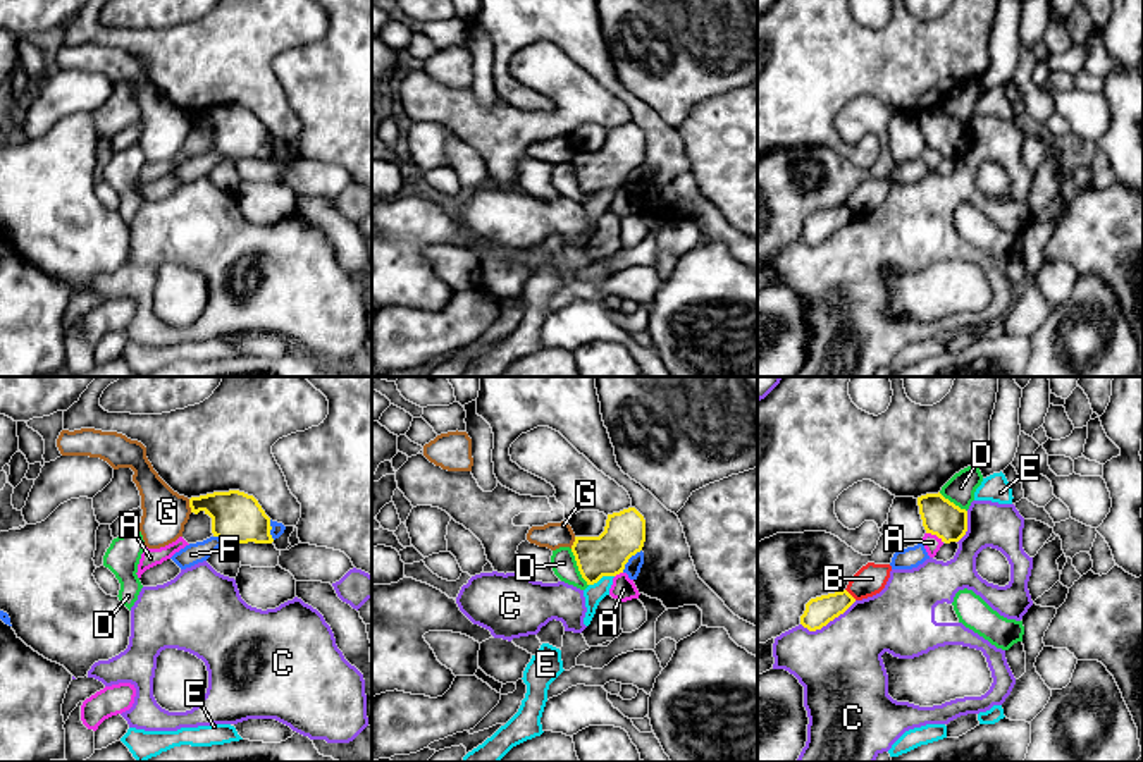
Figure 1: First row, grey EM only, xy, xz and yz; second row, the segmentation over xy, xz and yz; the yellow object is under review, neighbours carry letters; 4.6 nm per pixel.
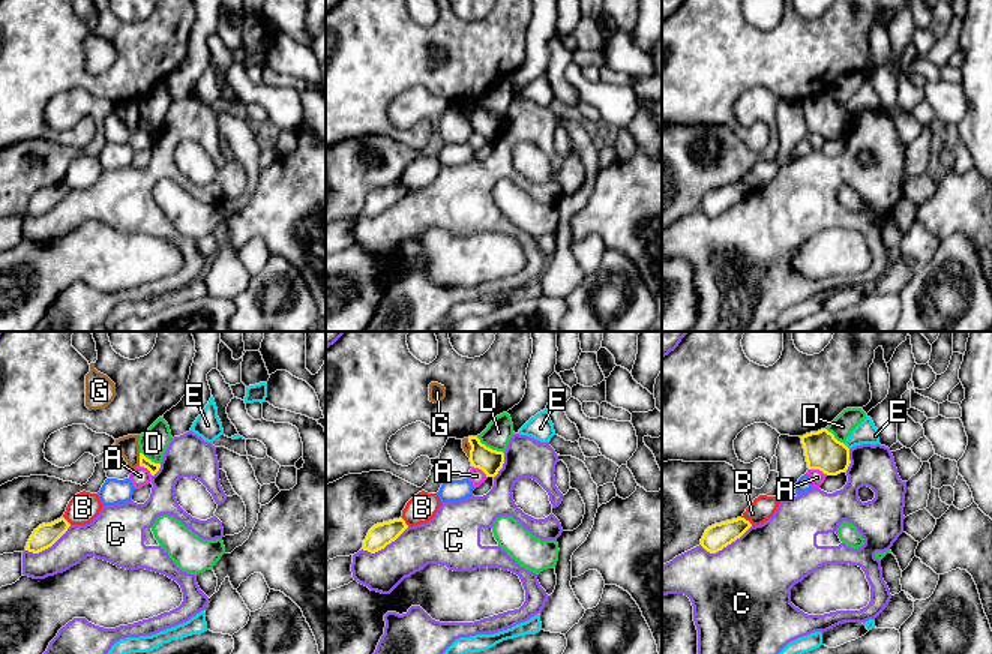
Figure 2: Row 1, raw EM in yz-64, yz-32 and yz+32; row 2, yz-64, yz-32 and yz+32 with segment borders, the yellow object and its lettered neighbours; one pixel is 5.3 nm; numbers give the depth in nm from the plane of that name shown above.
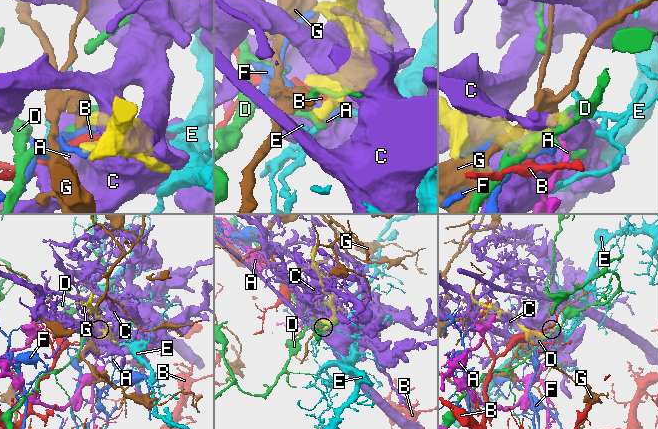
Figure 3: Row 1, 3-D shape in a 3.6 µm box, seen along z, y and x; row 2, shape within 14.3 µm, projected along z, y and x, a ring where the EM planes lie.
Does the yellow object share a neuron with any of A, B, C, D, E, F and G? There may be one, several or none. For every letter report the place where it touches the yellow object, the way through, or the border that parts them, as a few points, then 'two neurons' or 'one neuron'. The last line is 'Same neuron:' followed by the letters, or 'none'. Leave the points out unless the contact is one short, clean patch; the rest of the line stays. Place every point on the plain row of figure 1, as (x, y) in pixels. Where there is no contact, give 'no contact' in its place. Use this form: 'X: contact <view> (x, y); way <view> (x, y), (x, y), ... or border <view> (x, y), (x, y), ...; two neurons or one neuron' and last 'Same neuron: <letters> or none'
A: contact yz (935, 148); border yz (926, 147), (942, 157); two neurons
B: contact yz (849, 208); two neurons
C: contact yz (828, 236); two neurons
D: contact xz (579, 183); border xz (570, 164), (577, 184), (587, 200); two neurons
E: contact xz (601, 191); border xz (613, 190), (603, 190), (589, 200); two neurons
F: contact xz (629, 172); two neurons
G: contact xy (190, 121); border xy (188, 114), (191, 126); two neurons
Same neuron: none

